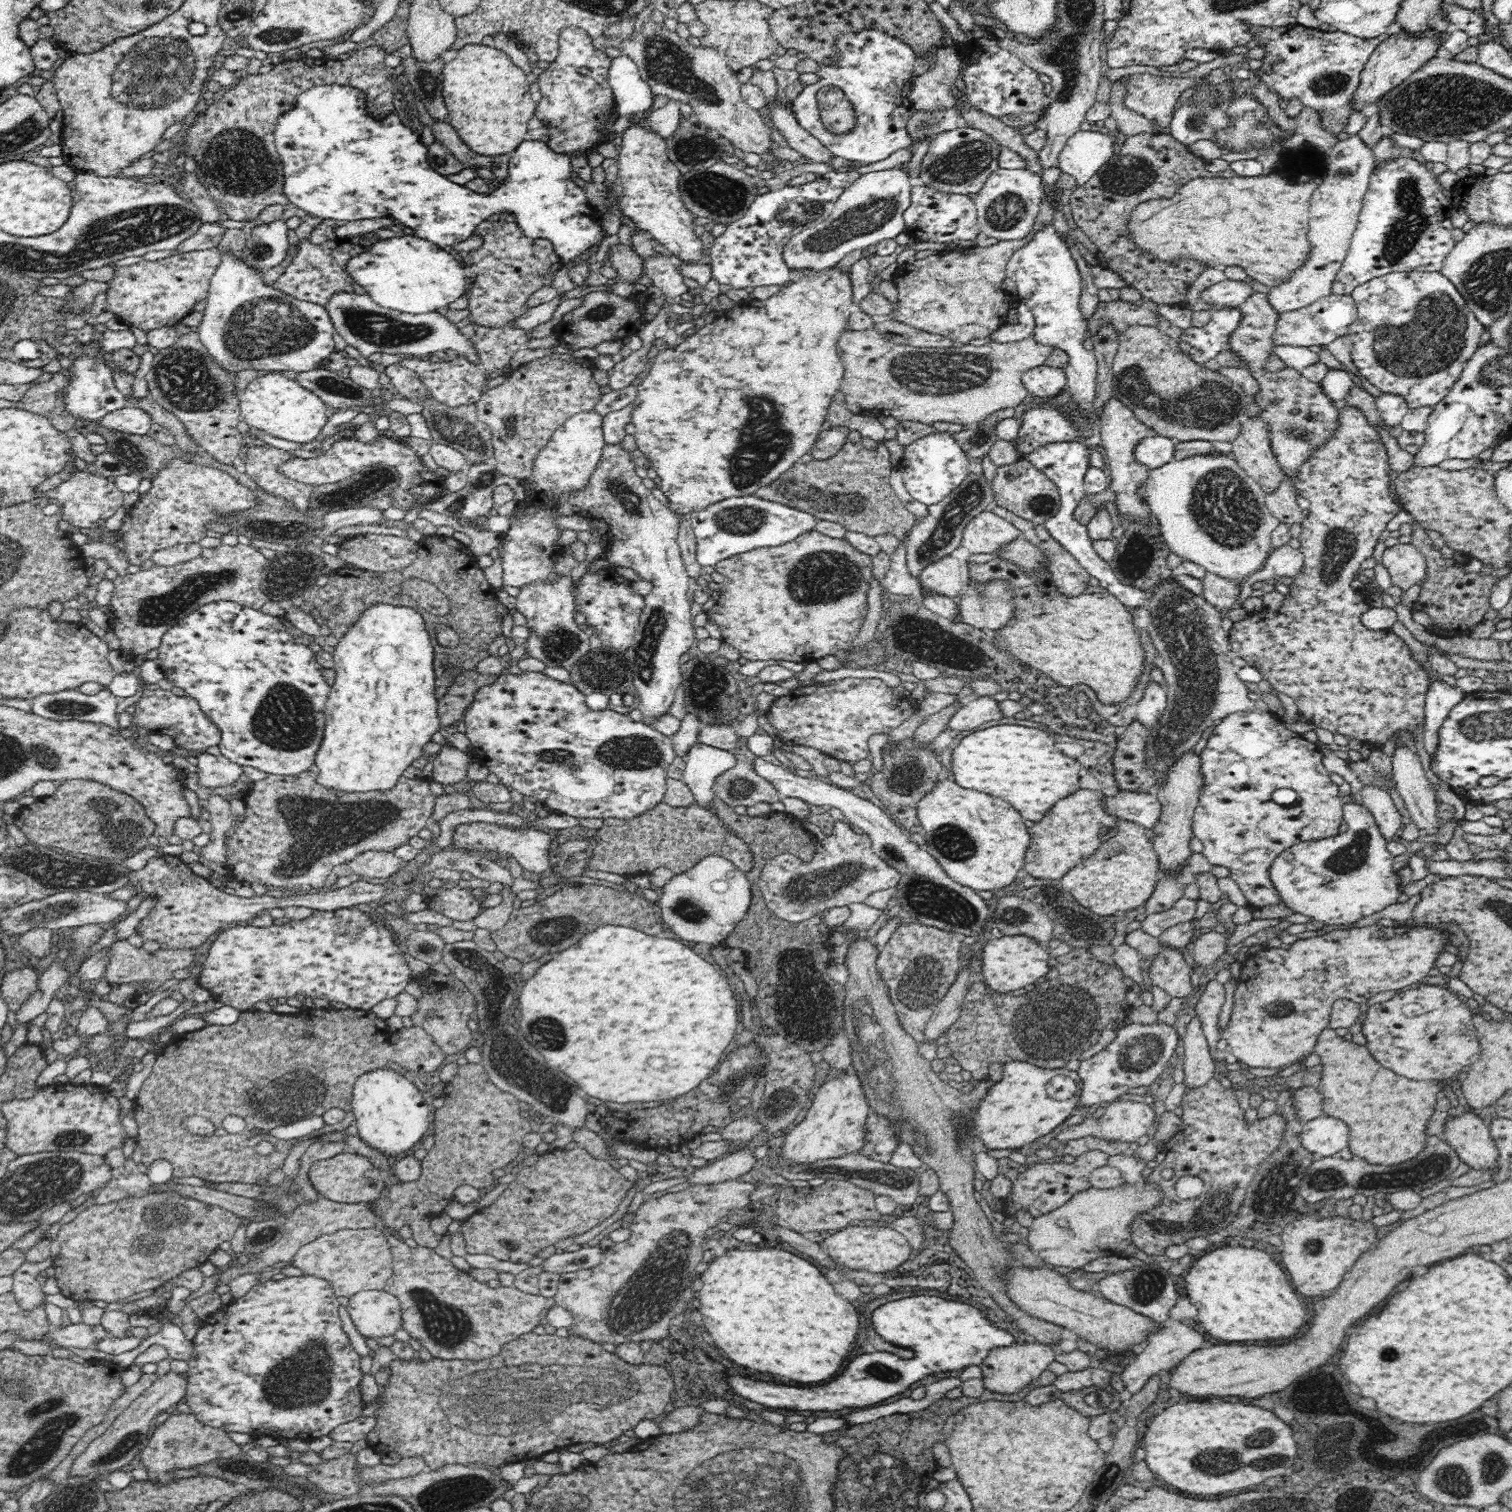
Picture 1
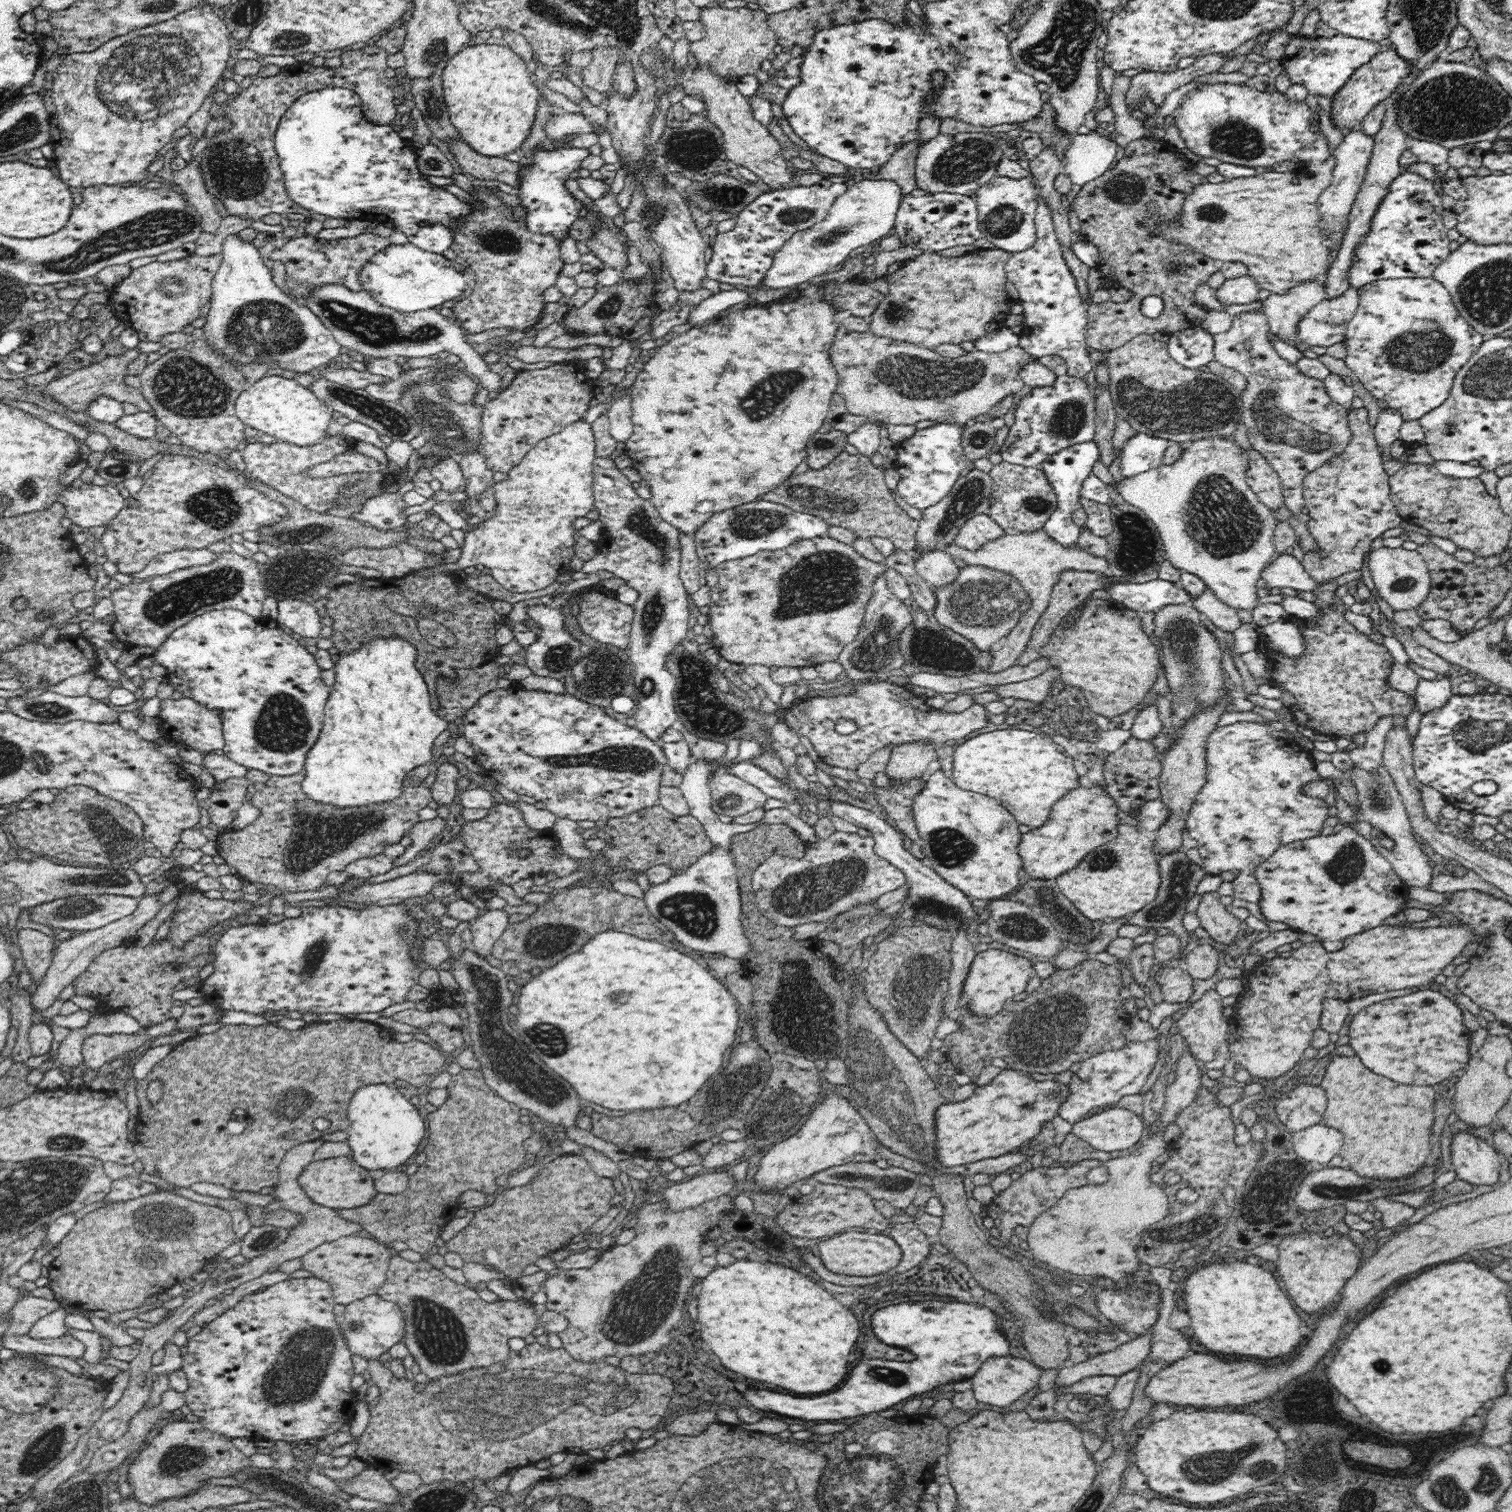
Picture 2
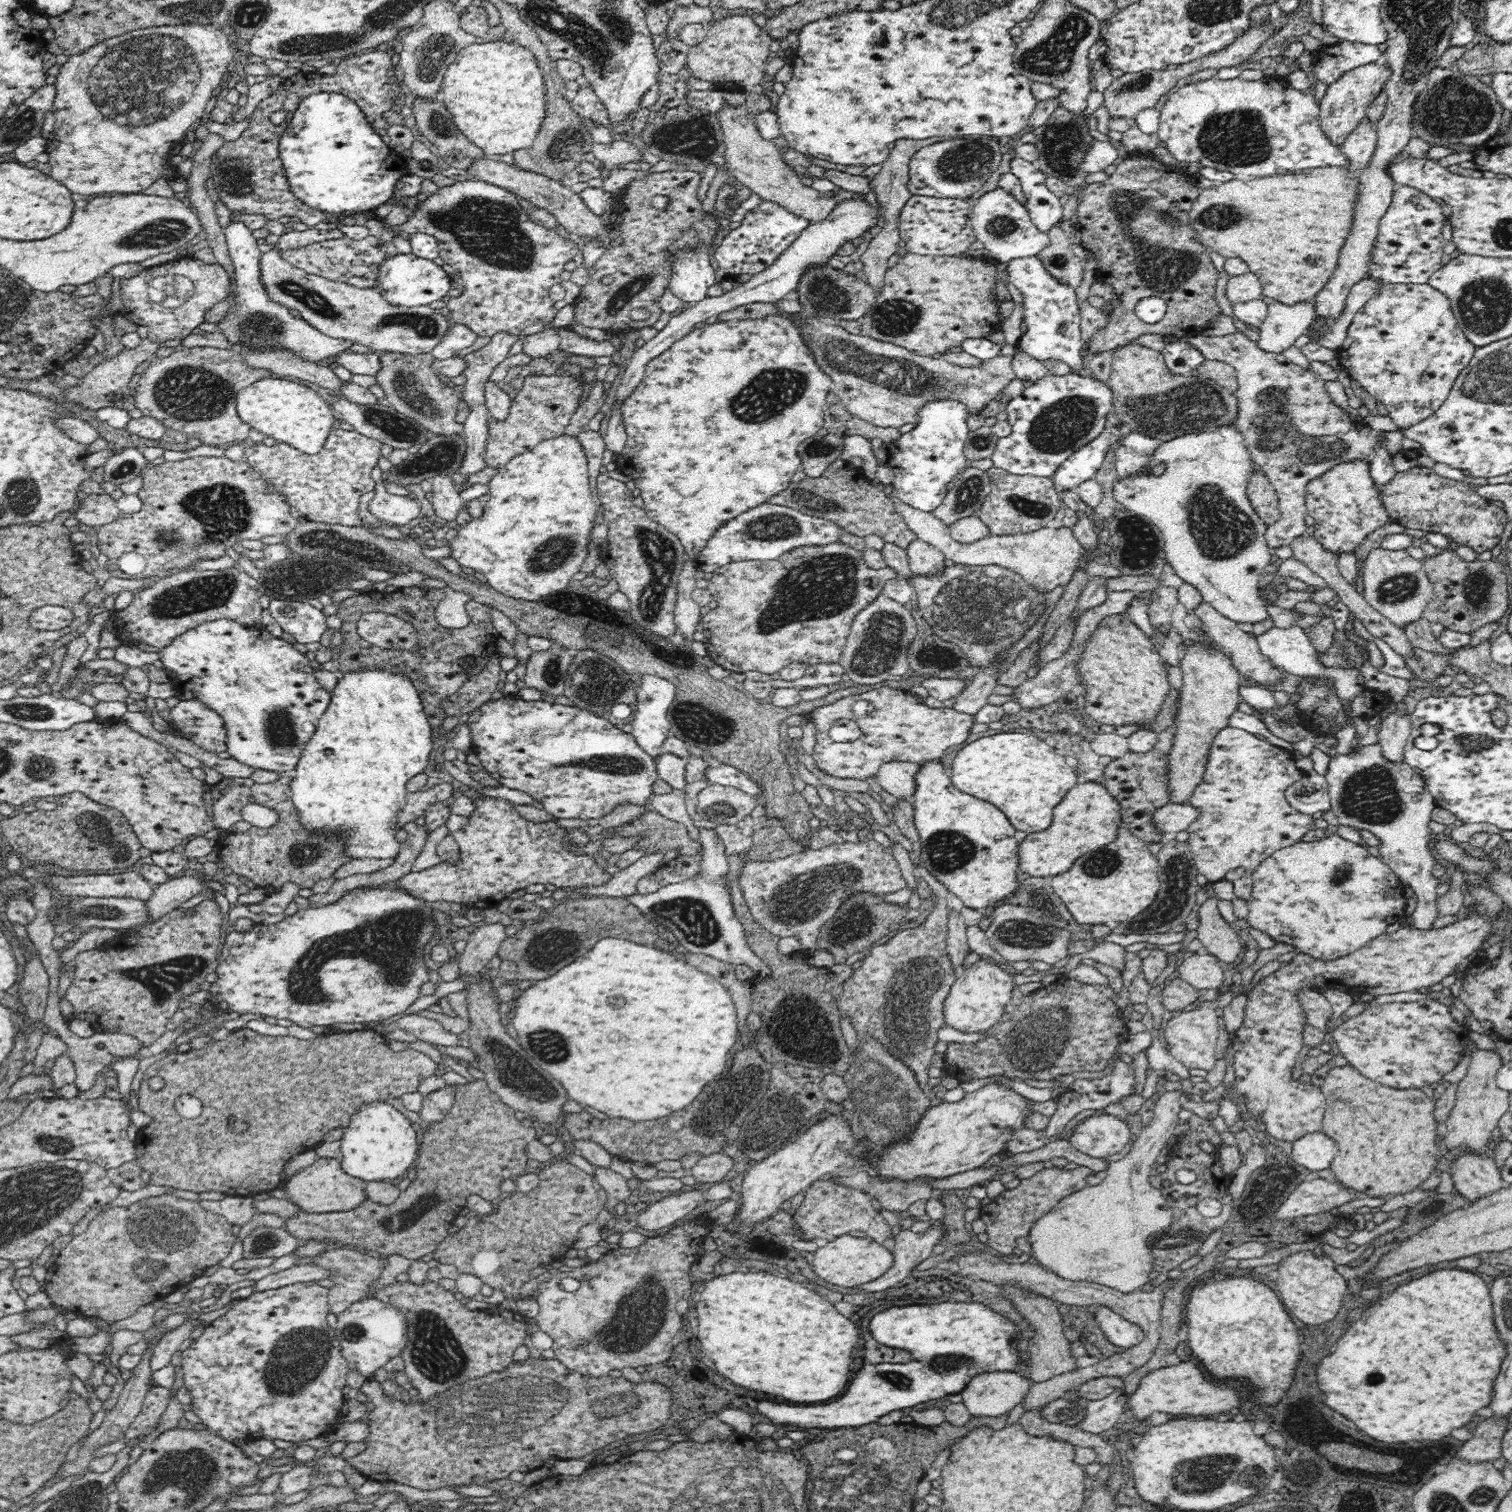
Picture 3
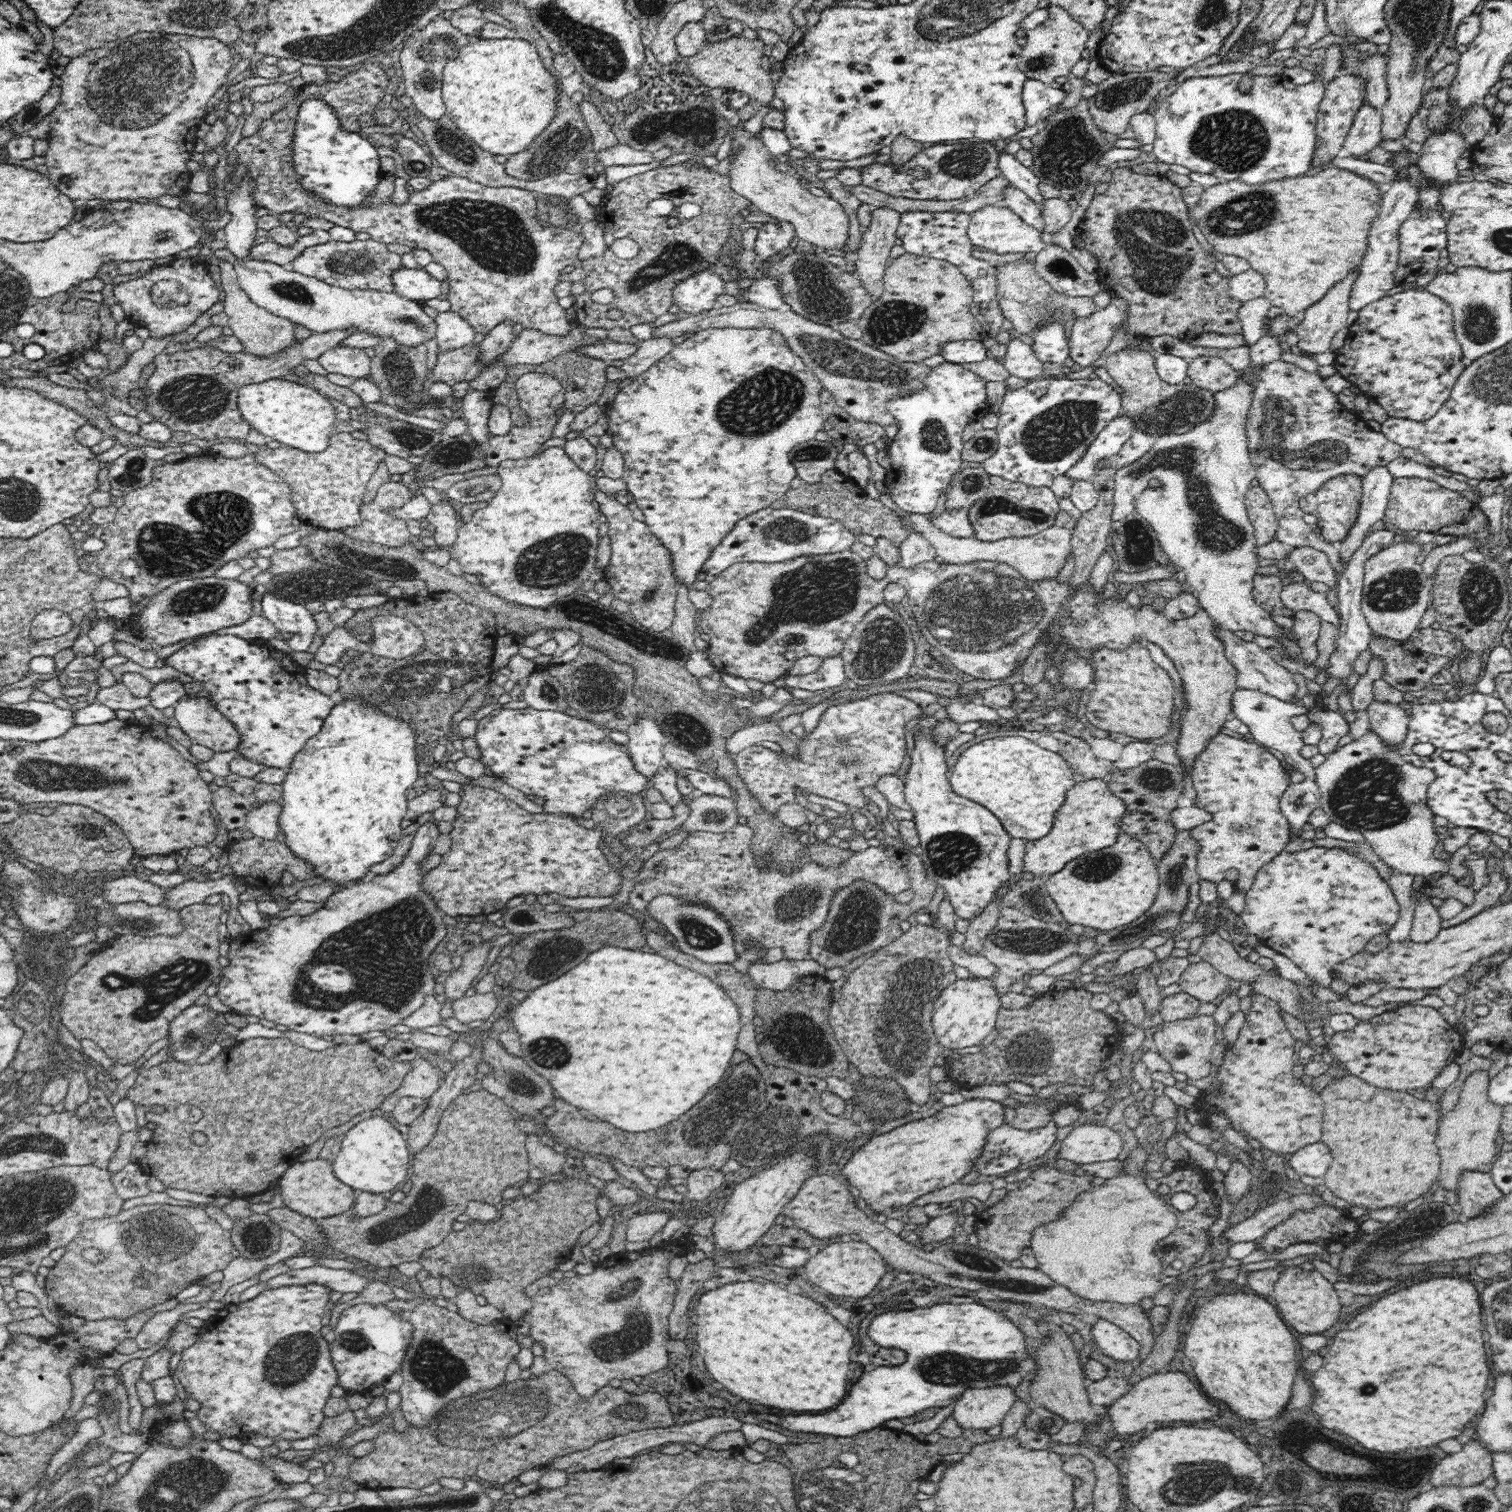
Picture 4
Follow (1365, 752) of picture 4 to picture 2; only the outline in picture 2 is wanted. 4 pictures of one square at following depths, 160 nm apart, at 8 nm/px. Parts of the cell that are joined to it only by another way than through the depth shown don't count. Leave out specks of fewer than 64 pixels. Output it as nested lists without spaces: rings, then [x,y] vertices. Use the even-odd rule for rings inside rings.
[[[1353,764],[1350,769],[1342,770],[1342,772],[1343,779],[1351,781],[1356,789],[1357,803],[1348,804],[1356,822],[1368,822],[1372,828],[1378,829],[1380,833],[1394,841],[1392,849],[1381,850],[1402,883],[1408,888],[1429,889],[1430,881],[1433,879],[1433,868],[1430,868],[1428,863],[1430,858],[1420,847],[1420,840],[1413,832],[1408,811],[1403,804],[1403,796],[1398,792],[1388,769],[1380,764],[1376,770],[1368,772]]]

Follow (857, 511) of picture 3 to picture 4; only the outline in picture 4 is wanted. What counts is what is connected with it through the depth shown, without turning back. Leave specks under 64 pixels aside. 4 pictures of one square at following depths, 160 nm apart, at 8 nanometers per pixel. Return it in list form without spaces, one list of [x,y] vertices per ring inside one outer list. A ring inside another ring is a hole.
[[[836,469],[827,470],[816,484],[802,484],[791,489],[780,499],[774,502],[776,508],[791,508],[794,510],[830,517],[839,521],[854,536],[859,534],[868,534],[875,538],[886,537],[898,548],[900,542],[908,536],[908,531],[902,527],[902,521],[891,508],[885,506],[880,500],[872,500],[868,497],[860,486],[851,482],[848,475],[836,471]]]

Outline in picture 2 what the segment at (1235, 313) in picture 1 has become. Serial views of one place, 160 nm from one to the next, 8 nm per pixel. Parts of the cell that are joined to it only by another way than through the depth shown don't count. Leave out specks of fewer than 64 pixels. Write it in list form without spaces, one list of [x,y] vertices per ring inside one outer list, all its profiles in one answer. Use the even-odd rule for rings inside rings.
[[[1201,326],[1187,327],[1172,333],[1167,347],[1172,359],[1192,370],[1214,361],[1214,339]]]

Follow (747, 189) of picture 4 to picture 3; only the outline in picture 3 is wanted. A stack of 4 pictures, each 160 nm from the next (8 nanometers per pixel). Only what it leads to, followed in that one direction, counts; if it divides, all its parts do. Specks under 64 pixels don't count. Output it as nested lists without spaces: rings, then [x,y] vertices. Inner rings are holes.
[[[745,106],[722,108],[718,119],[723,131],[727,170],[743,187],[750,189],[752,194],[757,194],[762,201],[778,204],[786,211],[801,216],[808,221],[808,225],[827,219],[837,207],[838,202],[833,195],[820,194],[814,188],[805,187],[801,183],[801,177],[793,173],[788,158],[776,149],[775,142],[762,138],[757,130],[755,115],[750,114]]]

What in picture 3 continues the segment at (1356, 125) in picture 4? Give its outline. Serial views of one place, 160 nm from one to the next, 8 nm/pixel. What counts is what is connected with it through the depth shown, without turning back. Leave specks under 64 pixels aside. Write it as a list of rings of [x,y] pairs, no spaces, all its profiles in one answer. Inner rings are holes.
[[[1366,116],[1339,150],[1350,161],[1350,174],[1357,176],[1369,166],[1377,148],[1377,128]]]

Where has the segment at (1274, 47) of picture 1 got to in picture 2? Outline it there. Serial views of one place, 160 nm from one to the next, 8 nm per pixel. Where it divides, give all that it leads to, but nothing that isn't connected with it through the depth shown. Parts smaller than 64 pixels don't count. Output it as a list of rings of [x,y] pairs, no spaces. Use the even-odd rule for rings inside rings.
[[[1340,34],[1332,38],[1293,37],[1286,46],[1282,62],[1292,83],[1303,84],[1310,94],[1322,94],[1322,96],[1332,98],[1338,89],[1346,84],[1357,68],[1366,64],[1381,50],[1384,50],[1384,47],[1378,42]]]

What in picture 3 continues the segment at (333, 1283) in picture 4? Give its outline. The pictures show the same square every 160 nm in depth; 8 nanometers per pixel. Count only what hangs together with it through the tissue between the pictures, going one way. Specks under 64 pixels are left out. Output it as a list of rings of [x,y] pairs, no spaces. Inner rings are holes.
[[[316,1263],[301,1264],[270,1274],[261,1280],[252,1283],[253,1290],[262,1292],[296,1284],[297,1282],[317,1282],[318,1280],[330,1279],[331,1272],[318,1266]]]

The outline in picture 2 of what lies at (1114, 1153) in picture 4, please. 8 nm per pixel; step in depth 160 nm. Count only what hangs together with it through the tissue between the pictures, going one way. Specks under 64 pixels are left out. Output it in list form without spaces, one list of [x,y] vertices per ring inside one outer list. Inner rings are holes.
[[[1124,1108],[1096,1111],[1074,1123],[1071,1132],[1102,1152],[1130,1149],[1141,1142],[1146,1133],[1140,1115]]]

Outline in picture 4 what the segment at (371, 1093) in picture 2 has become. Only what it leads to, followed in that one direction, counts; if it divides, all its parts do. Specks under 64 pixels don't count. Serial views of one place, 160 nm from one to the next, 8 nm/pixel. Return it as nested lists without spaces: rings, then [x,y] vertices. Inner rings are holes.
[[[366,1116],[354,1128],[343,1135],[337,1155],[332,1160],[332,1172],[338,1181],[356,1192],[383,1194],[394,1192],[394,1188],[406,1180],[410,1168],[410,1155],[406,1147],[406,1138],[395,1130],[383,1117]]]

